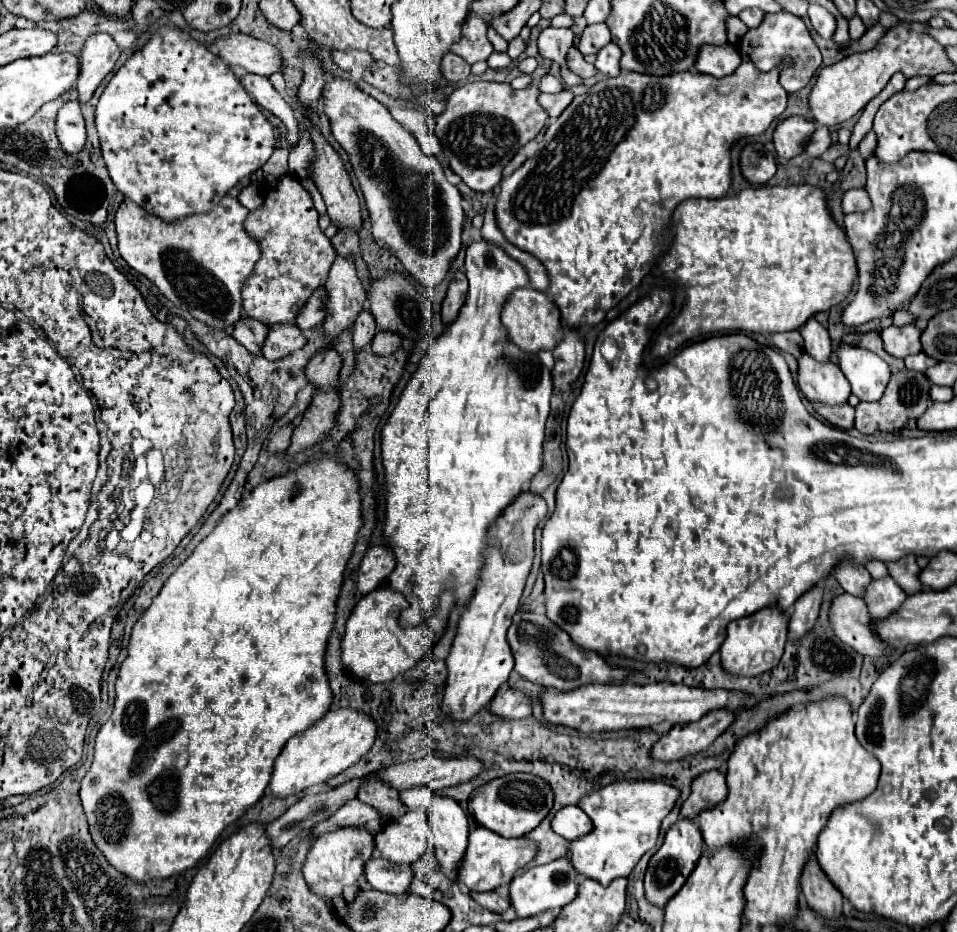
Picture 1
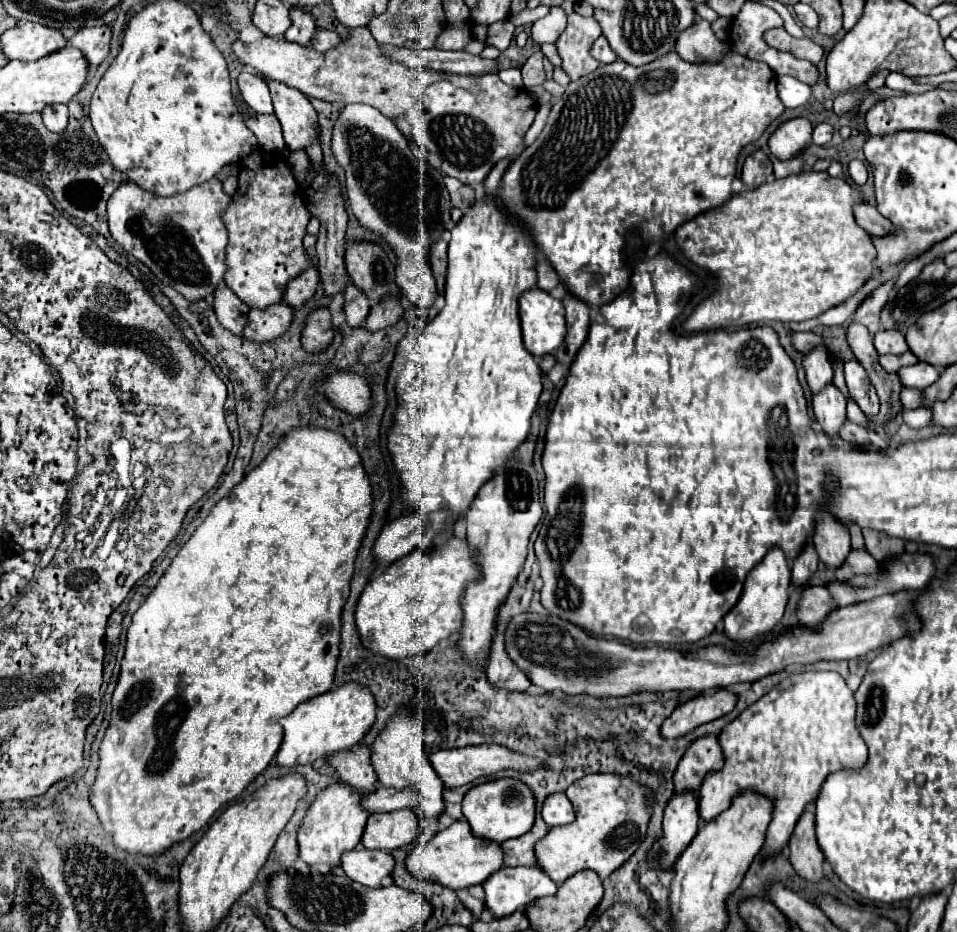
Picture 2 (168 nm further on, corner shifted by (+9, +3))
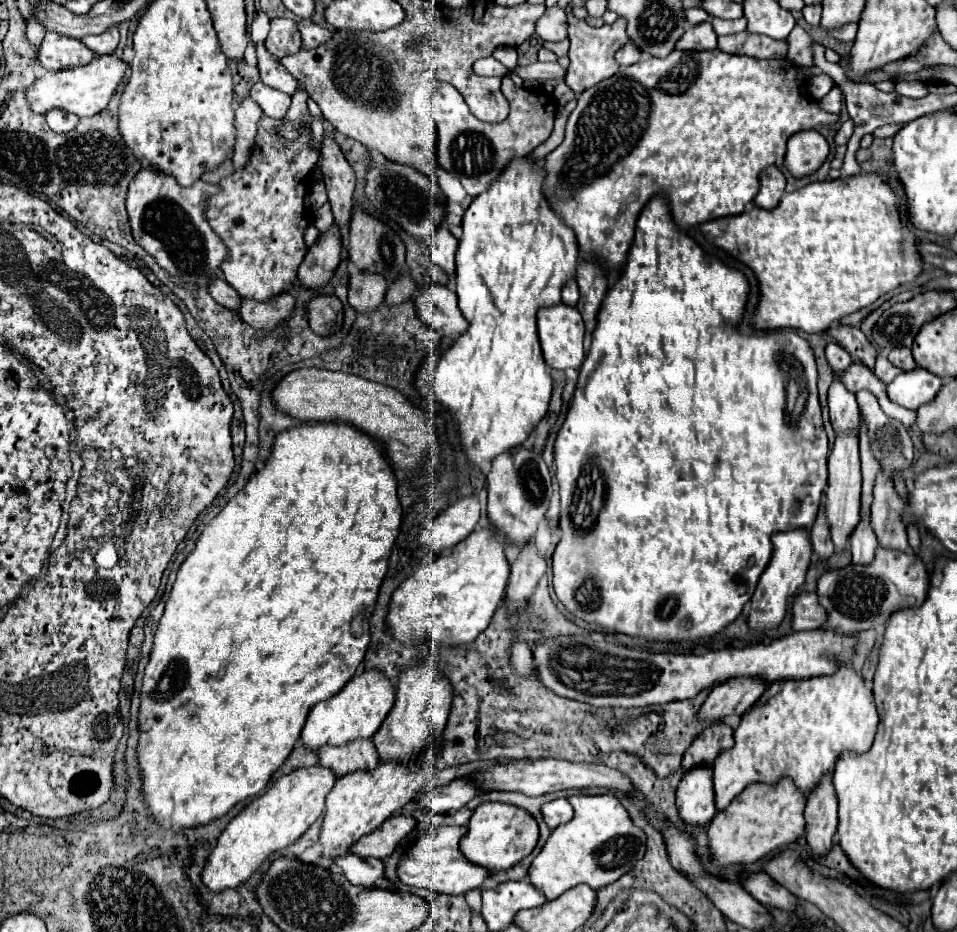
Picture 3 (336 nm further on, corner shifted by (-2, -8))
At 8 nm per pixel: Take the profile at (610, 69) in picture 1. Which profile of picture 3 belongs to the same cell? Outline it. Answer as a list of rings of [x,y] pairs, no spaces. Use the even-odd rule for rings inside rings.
[[[626,44],[626,46],[622,46],[618,52],[616,52],[616,62],[620,64],[620,66],[632,66],[632,64],[636,64],[640,58],[642,58],[642,54],[640,52],[636,52],[636,46],[634,44]]]

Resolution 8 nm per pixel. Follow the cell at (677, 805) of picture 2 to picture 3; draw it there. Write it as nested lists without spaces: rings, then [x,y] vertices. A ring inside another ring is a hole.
[[[712,770],[684,774],[676,790],[676,806],[682,822],[692,826],[706,826],[714,814],[714,788],[712,788]]]

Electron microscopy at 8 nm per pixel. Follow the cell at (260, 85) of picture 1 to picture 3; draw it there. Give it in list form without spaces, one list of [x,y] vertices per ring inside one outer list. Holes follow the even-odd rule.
[[[256,82],[252,86],[250,98],[258,102],[268,118],[282,118],[290,106],[290,96],[284,96],[284,92],[276,92],[274,88],[266,88],[262,82]]]

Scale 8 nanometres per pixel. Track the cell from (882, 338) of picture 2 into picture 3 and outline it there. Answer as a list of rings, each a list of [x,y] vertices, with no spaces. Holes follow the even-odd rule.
[[[904,346],[902,348],[892,348],[890,354],[888,354],[888,360],[894,366],[902,368],[902,370],[914,370],[916,368],[916,362],[912,358],[912,350],[910,348],[904,348]]]

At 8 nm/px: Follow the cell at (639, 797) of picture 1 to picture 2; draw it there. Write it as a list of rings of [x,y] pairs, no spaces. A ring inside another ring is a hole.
[[[609,773],[585,775],[571,783],[565,795],[575,809],[575,821],[549,829],[547,835],[535,843],[537,865],[541,865],[541,869],[545,869],[557,883],[563,883],[567,877],[583,869],[591,869],[605,879],[619,869],[645,839],[651,817],[651,795],[637,781]]]

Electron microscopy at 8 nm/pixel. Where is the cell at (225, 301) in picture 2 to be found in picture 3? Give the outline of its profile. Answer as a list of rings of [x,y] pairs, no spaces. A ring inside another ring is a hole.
[[[218,278],[218,280],[214,280],[212,284],[210,284],[210,296],[220,304],[220,306],[224,306],[224,308],[230,308],[232,312],[236,312],[238,316],[240,316],[240,296],[236,294],[236,290],[228,284],[228,282],[224,282],[222,278]]]

